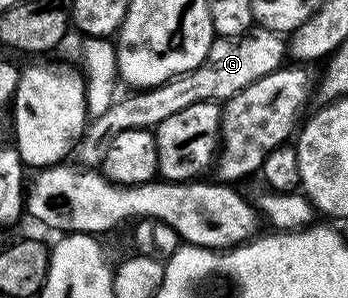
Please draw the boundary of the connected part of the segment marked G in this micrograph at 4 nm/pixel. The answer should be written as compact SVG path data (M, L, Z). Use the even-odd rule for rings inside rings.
M254 27L238 37L217 37L211 51L207 51L207 59L199 63L189 73L173 77L161 85L151 89L130 92L130 97L118 96L113 105L103 115L90 120L75 148L76 164L86 169L96 170L111 147L111 139L119 135L119 131L132 129L153 129L163 119L175 115L175 111L183 111L183 107L191 107L191 103L215 101L224 103L232 99L237 92L250 87L257 79L271 75L282 68L287 61L287 41L282 34Z

